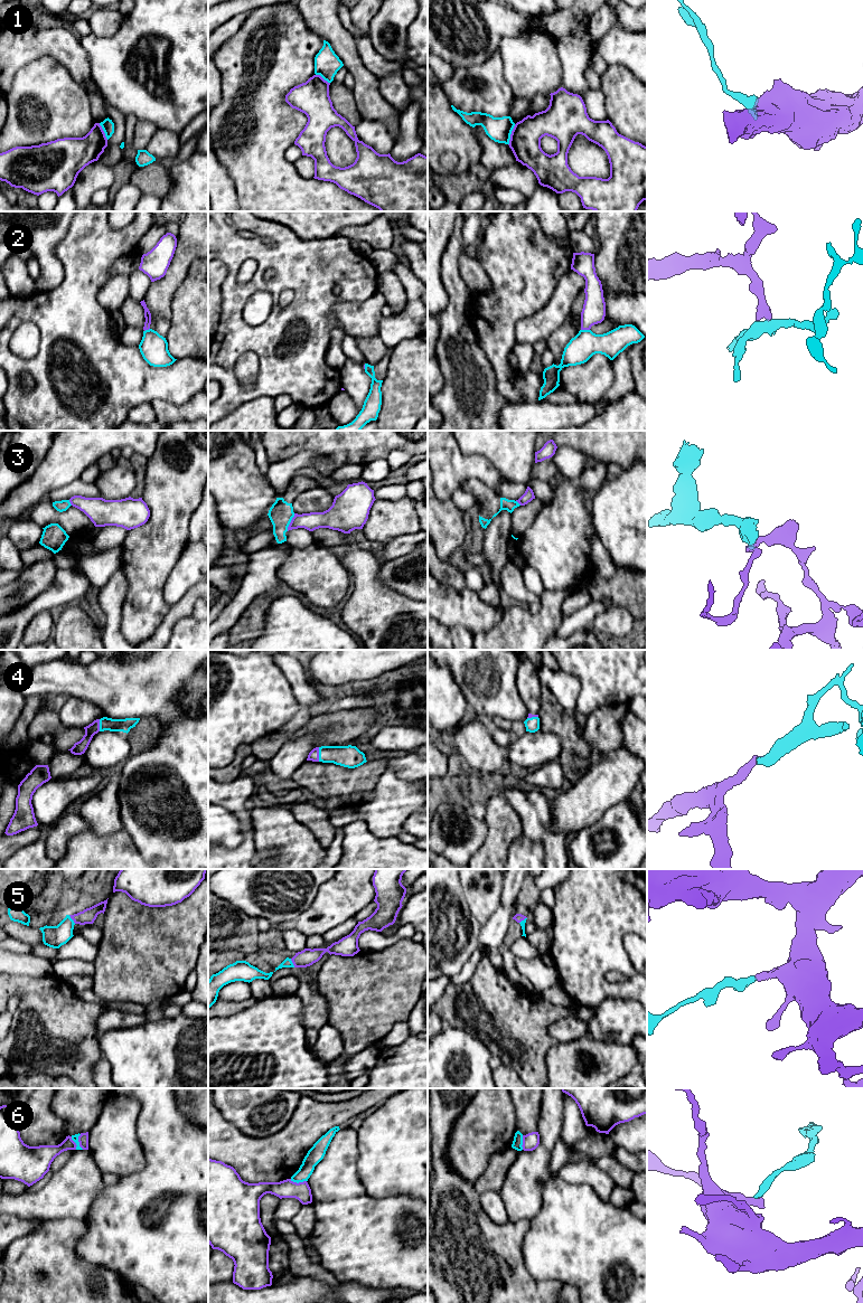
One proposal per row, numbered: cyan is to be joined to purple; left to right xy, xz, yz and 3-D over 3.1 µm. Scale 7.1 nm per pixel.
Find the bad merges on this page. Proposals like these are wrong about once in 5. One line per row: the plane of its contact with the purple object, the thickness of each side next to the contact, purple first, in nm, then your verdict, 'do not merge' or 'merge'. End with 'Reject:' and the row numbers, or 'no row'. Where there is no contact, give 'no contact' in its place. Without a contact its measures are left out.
1: meets purple in yz; 220 nm thick on the purple side, 180 nm on the other; do not merge
2: meets purple in yz; 170 nm thick on the purple side, 190 nm on the other; do not merge
3: meets purple in xz; 130 nm thick on the purple side, 170 nm on the other; do not merge
4: meets purple in xz; 80 nm thick on the purple side, 160 nm on the other; merge
5: meets purple in xy; 110 nm thick on the purple side, 160 nm on the other; merge
6: meets purple in xy; 80 nm thick on the purple side, 50 nm on the other; do not merge
Reject: 1, 2, 3, 6

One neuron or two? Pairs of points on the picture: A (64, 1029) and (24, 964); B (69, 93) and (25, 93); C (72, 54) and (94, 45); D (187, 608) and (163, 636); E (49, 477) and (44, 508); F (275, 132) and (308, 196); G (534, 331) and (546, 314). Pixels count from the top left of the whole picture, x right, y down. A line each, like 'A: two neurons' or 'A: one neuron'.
A: two neurons
B: one neuron
C: two neurons
D: one neuron
E: two neurons
F: one neuron
G: one neuron

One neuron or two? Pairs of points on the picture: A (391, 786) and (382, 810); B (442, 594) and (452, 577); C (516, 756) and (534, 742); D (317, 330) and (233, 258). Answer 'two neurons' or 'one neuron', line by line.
A: one neuron
B: two neurons
C: one neuron
D: one neuron

